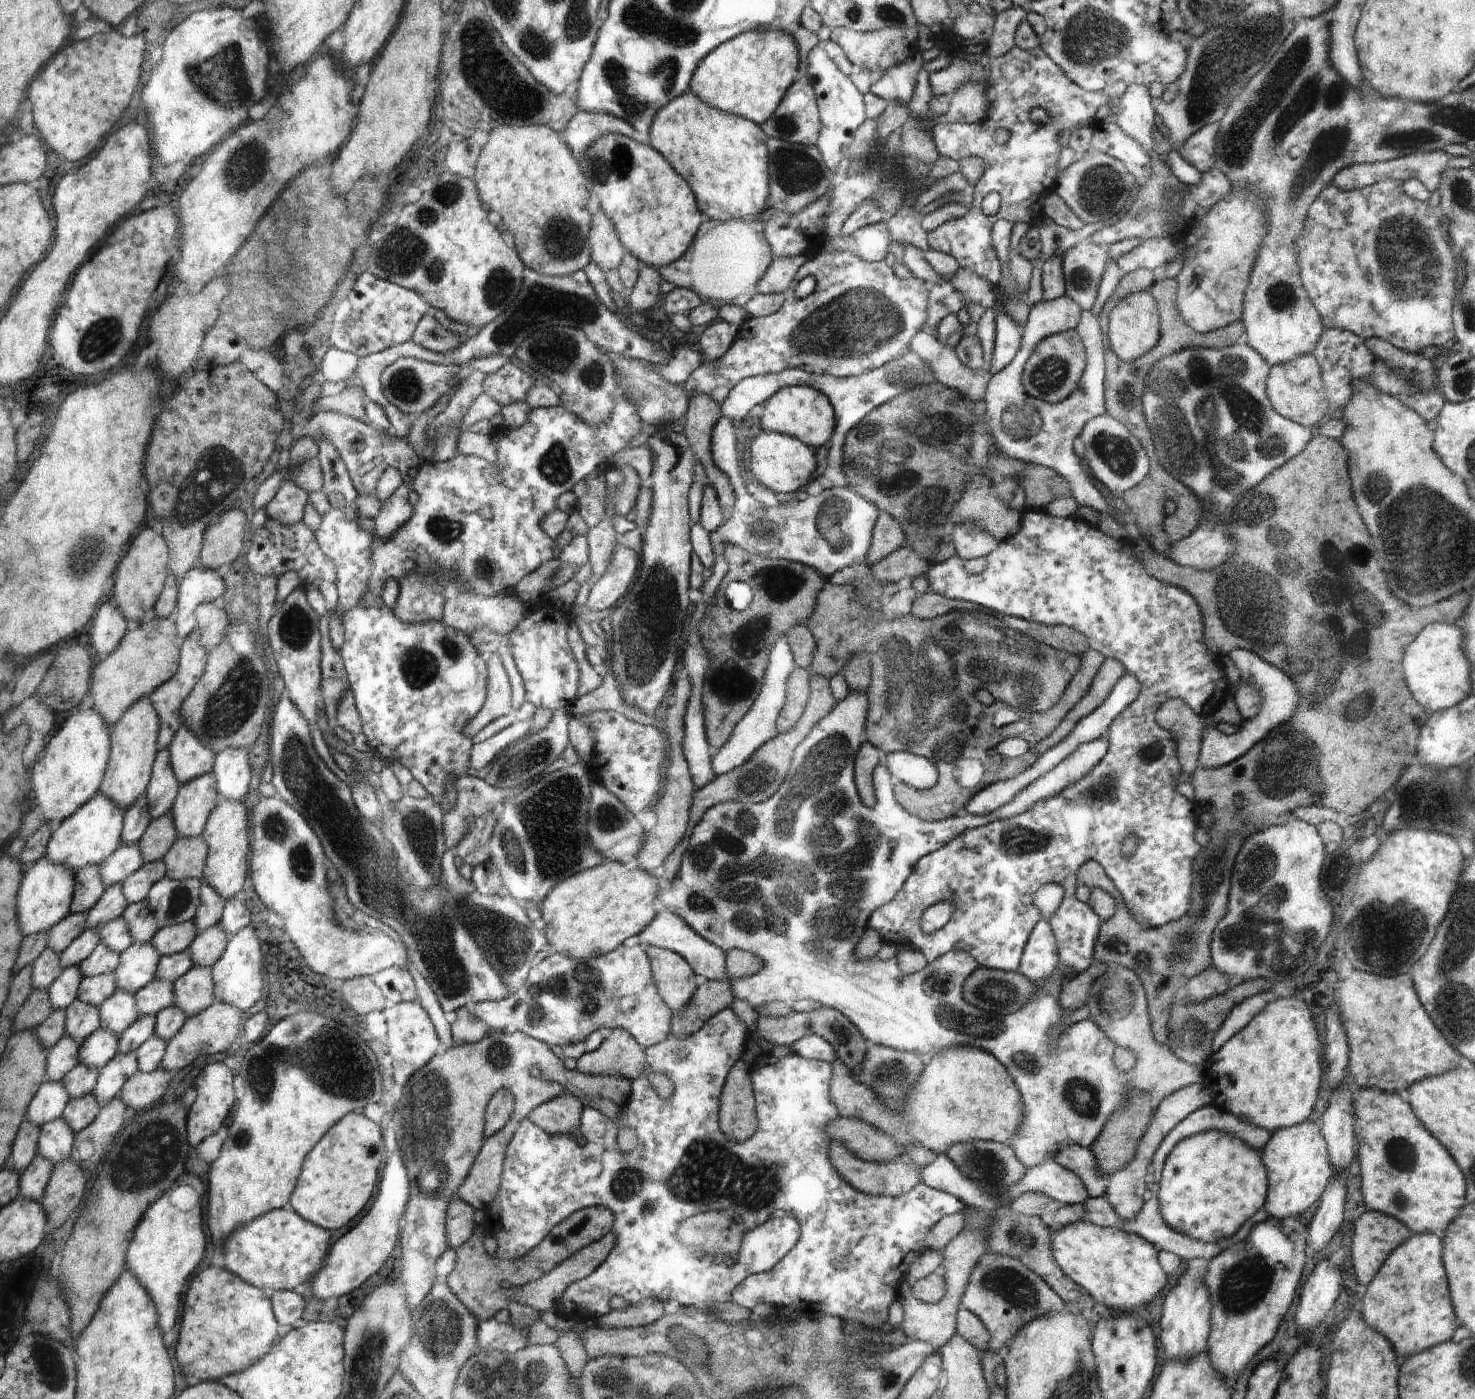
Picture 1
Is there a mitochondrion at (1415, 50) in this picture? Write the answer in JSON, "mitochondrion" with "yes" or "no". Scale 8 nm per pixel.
{"mitochondrion":"no"}

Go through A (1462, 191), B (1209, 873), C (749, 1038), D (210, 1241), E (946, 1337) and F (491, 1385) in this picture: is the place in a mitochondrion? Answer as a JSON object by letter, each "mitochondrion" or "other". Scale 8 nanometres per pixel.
{"A":"mitochondrion","B":"mitochondrion","C":"other","D":"other","E":"other","F":"mitochondrion"}

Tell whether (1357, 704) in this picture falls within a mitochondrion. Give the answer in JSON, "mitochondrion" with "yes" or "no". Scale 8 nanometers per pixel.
{"mitochondrion":"yes"}

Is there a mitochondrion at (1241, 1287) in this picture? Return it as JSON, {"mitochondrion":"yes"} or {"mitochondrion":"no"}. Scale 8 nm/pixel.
{"mitochondrion":"yes"}

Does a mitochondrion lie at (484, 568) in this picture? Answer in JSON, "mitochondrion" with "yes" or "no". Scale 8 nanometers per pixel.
{"mitochondrion":"yes"}

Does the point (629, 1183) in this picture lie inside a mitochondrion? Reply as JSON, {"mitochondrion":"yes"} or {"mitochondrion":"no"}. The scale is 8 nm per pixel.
{"mitochondrion":"yes"}

